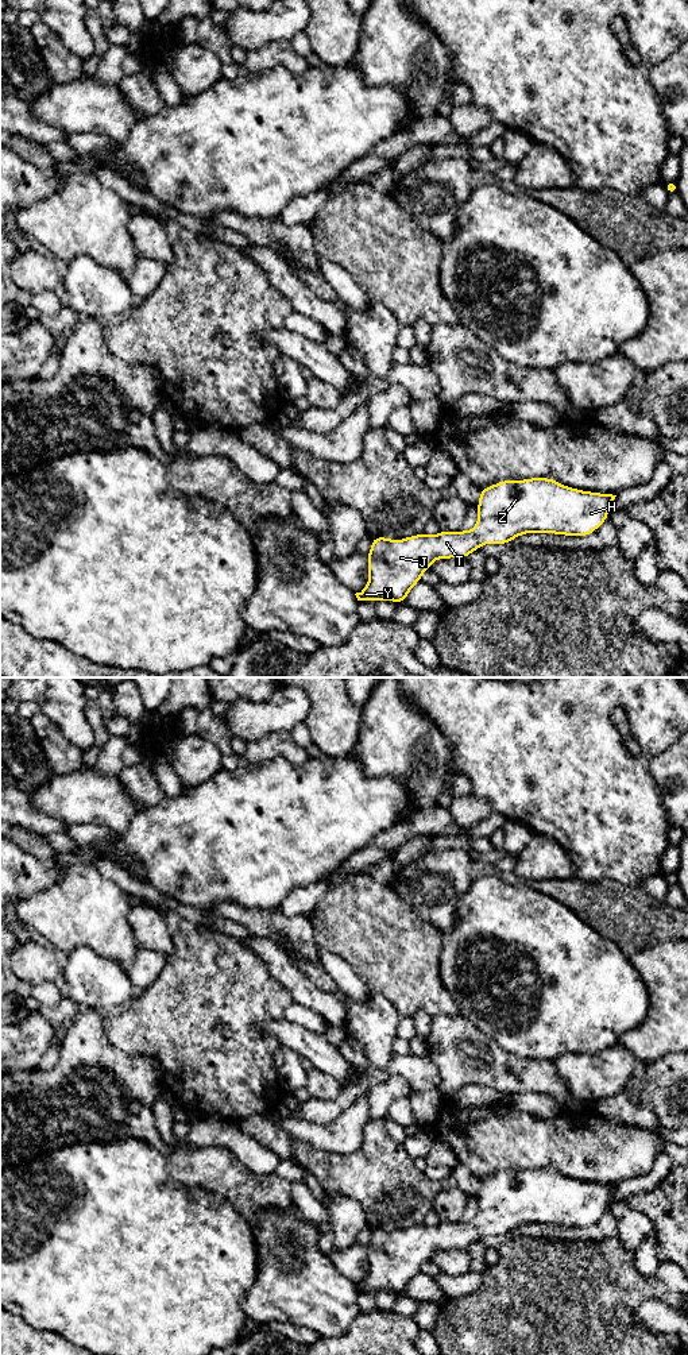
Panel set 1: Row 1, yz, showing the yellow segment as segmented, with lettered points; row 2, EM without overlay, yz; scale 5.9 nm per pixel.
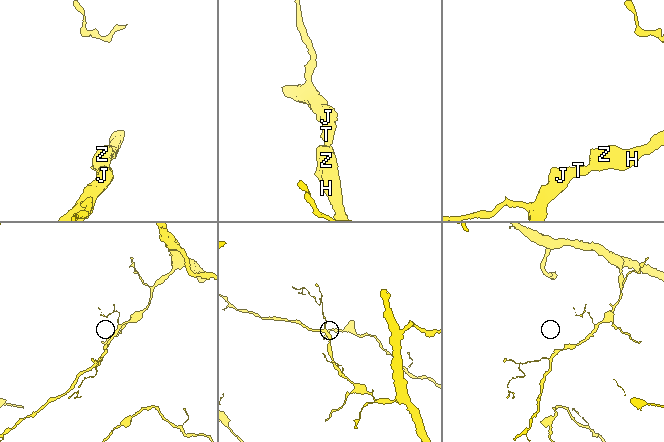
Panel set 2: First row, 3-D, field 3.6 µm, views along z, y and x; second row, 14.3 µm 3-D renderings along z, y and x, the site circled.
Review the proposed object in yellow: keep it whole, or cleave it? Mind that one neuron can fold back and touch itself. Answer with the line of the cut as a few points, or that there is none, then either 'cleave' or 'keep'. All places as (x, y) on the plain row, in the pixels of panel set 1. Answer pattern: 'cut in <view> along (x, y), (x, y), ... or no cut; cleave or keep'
no cut; keep

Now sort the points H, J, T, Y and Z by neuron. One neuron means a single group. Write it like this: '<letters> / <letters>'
H J T Y Z

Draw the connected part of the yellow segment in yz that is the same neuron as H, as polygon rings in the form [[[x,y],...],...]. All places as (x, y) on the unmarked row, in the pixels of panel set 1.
[[[550,1169],[500,1171],[480,1181],[478,1213],[472,1221],[447,1223],[429,1227],[414,1225],[402,1231],[374,1228],[367,1246],[368,1275],[356,1283],[357,1292],[402,1294],[436,1250],[467,1250],[484,1235],[507,1235],[525,1224],[553,1224],[584,1228],[594,1224],[606,1211],[617,1186],[567,1178]]]

